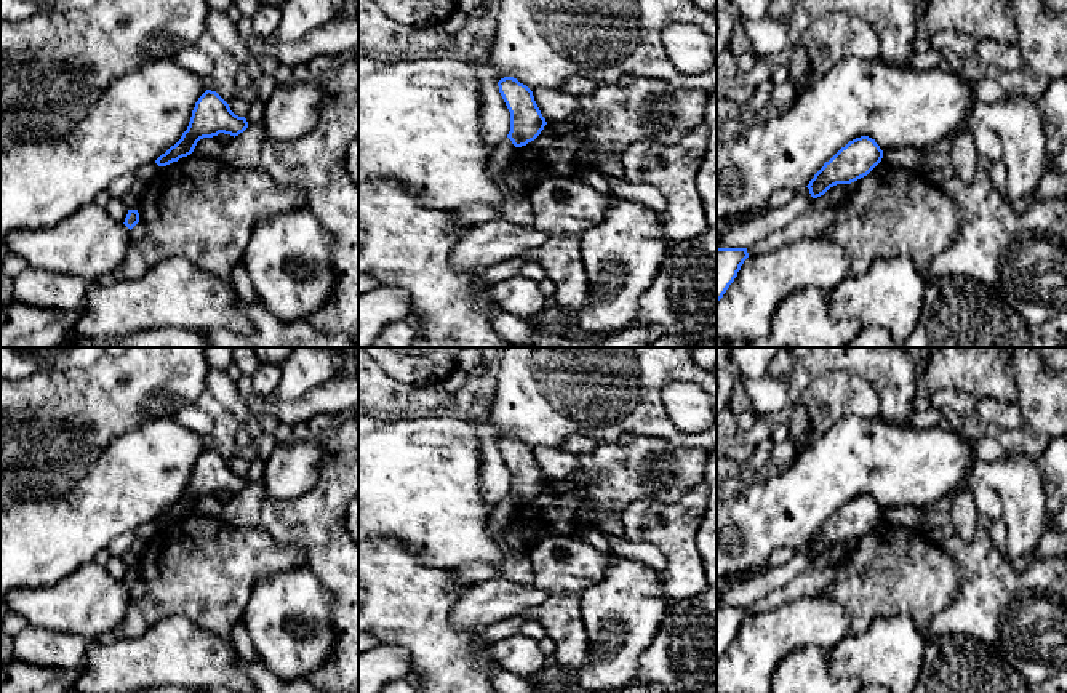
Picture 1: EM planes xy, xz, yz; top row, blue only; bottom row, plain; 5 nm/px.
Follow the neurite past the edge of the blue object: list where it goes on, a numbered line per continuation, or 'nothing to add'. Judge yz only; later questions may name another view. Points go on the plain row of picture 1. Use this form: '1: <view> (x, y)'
nothing to add

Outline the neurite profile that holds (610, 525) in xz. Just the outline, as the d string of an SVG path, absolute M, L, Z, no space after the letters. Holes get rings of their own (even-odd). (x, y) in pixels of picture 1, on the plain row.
M600 515L597 519L597 527L601 530L605 535L613 535L613 536L624 536L624 525L621 519L611 517L611 515Z

